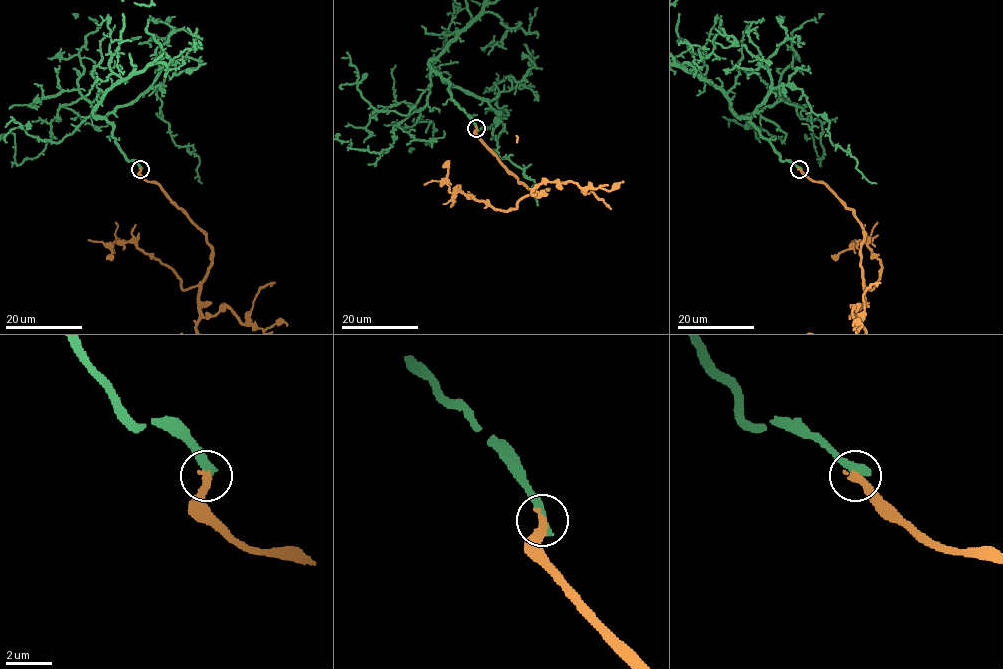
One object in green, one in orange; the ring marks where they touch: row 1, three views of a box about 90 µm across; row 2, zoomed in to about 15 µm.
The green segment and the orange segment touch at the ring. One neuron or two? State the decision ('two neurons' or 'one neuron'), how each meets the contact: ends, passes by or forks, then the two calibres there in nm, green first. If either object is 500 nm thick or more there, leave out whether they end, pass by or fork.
two neurons | green ends | orange ends | 360/340 nm

